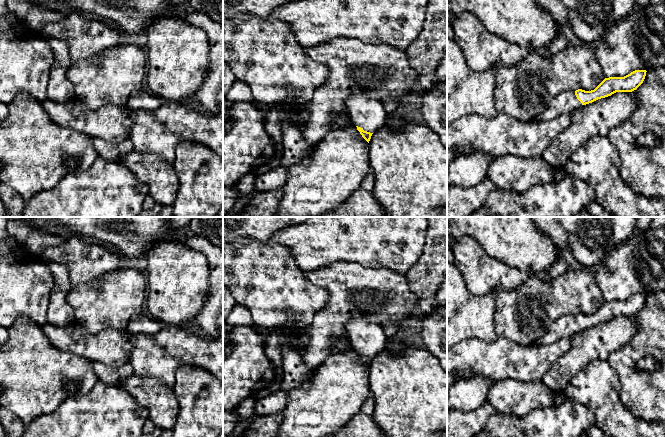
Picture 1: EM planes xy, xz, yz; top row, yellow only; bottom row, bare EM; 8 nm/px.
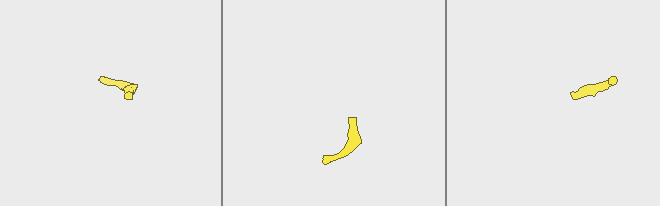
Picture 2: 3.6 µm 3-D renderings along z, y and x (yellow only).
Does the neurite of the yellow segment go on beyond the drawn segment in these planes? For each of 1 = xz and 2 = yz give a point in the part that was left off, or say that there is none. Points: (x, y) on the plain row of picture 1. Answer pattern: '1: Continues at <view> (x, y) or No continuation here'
1: Continues at xz (369, 338)
2: Continues at yz (564, 327)

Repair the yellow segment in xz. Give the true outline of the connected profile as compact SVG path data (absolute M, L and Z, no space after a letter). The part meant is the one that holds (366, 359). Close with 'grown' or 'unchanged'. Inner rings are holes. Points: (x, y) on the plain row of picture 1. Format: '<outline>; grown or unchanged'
M351 320L346 330L352 348L369 367L372 358L385 348L387 337L382 327L367 320Z; grown

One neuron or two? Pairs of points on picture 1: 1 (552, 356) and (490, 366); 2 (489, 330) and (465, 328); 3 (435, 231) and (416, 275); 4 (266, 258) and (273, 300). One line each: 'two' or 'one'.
1: one
2: one
3: one
4: one

